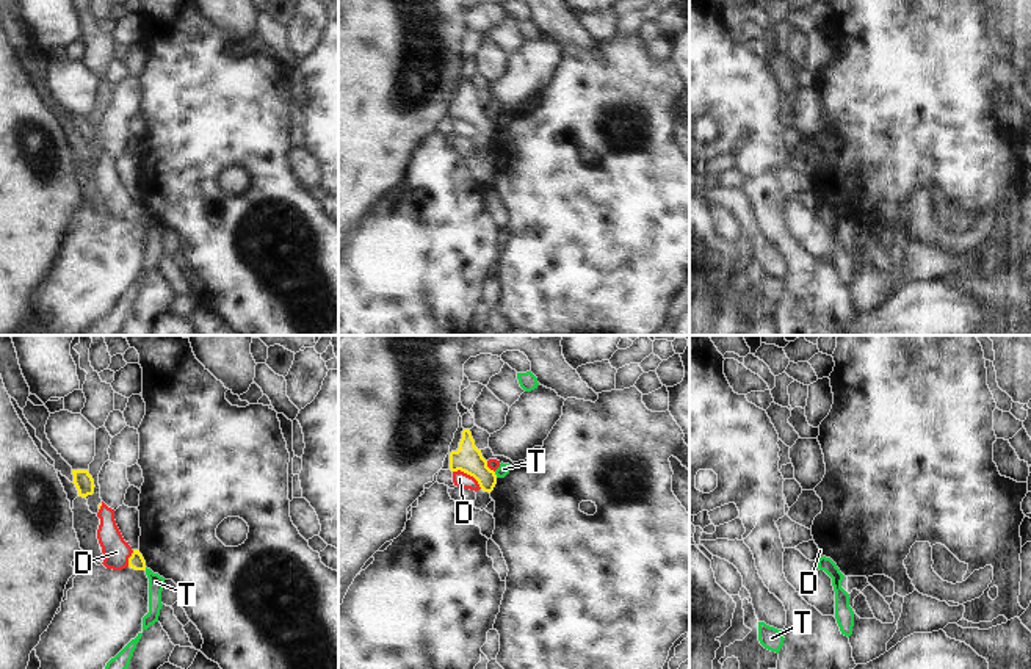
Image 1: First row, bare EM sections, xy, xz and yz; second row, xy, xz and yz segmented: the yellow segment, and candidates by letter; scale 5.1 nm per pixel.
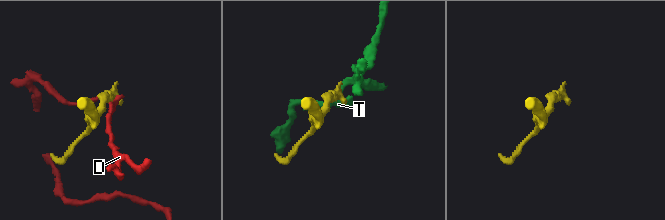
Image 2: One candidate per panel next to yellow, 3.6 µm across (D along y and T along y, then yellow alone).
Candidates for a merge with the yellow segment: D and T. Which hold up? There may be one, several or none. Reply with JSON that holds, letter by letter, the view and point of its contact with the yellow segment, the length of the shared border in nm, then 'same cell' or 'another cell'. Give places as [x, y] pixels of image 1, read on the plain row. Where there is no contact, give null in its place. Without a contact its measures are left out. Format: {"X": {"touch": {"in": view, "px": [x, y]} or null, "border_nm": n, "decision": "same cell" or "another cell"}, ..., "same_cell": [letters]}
{"D": {"touch": {"in": "xz", "px": [469, 122]}, "border_nm": 180, "decision": "another cell"}, "T": {"touch": {"in": "xz", "px": [495, 124]}, "border_nm": 40, "decision": "another cell"}, "same_cell": []}

